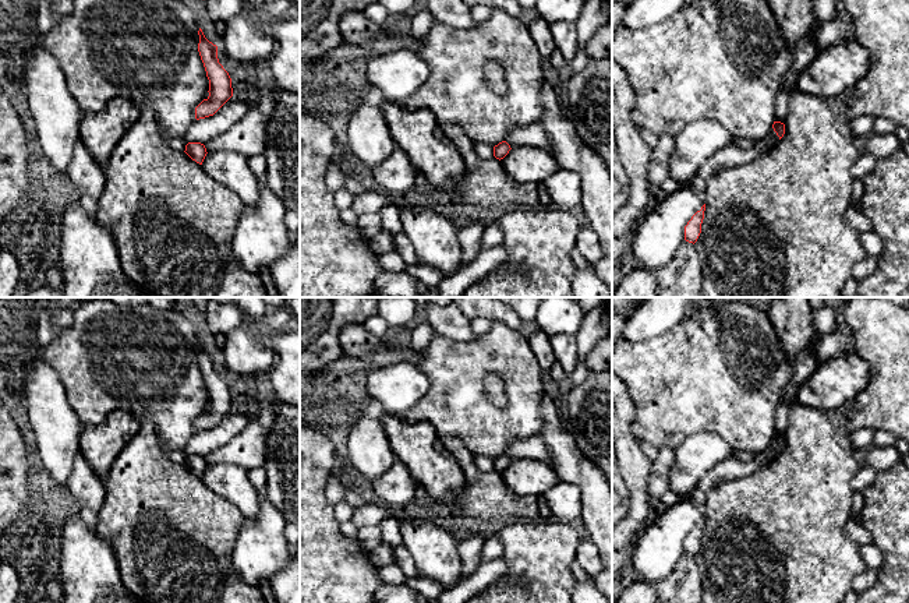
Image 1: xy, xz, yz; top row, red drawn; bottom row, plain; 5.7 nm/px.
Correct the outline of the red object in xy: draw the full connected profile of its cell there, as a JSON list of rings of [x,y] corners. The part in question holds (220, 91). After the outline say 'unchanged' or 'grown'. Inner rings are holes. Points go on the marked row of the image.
[[[202,29],[198,31],[198,52],[209,80],[209,96],[195,107],[195,119],[213,116],[231,96],[231,78],[217,59],[217,46],[209,42]]] | unchanged

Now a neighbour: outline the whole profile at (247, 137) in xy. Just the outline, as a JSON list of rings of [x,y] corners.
[[[255,106],[227,131],[205,144],[206,152],[231,151],[247,158],[262,155],[266,148],[269,117]]]

